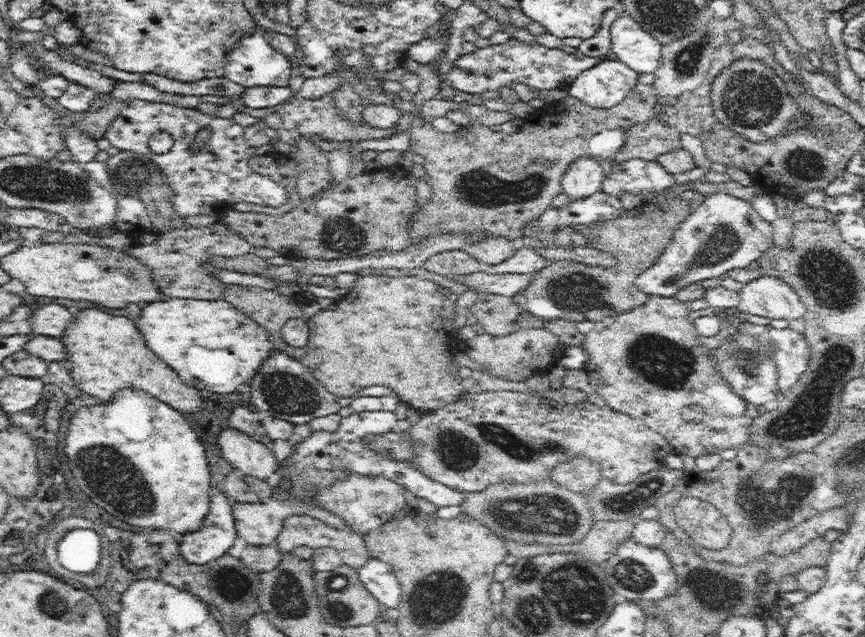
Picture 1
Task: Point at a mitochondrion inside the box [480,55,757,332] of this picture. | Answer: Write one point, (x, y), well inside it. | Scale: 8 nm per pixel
(722, 242)

